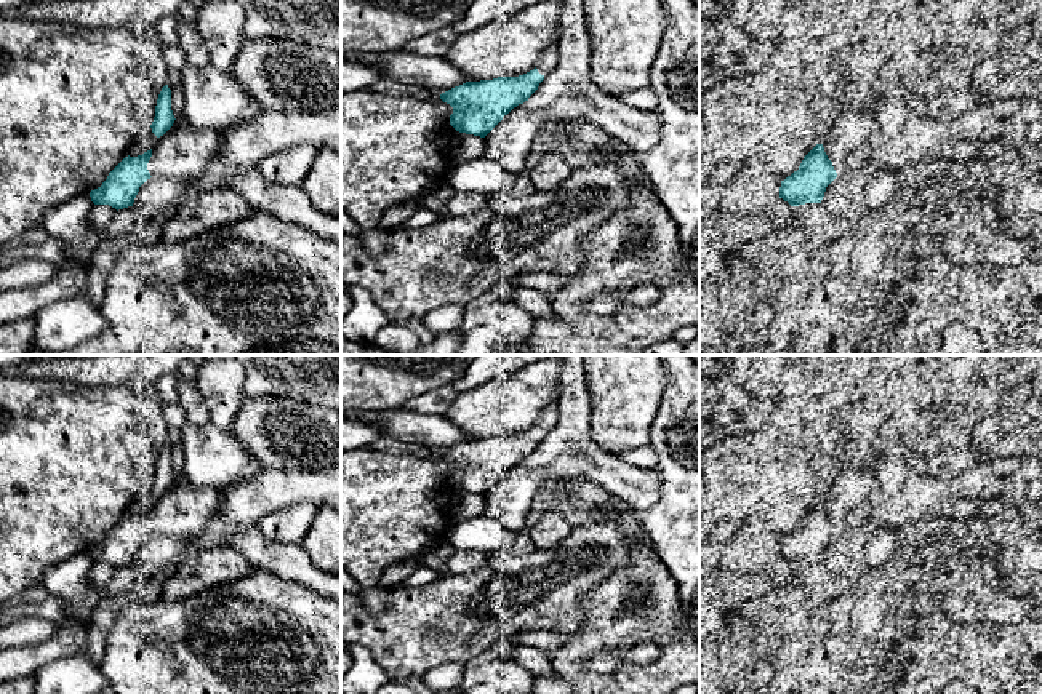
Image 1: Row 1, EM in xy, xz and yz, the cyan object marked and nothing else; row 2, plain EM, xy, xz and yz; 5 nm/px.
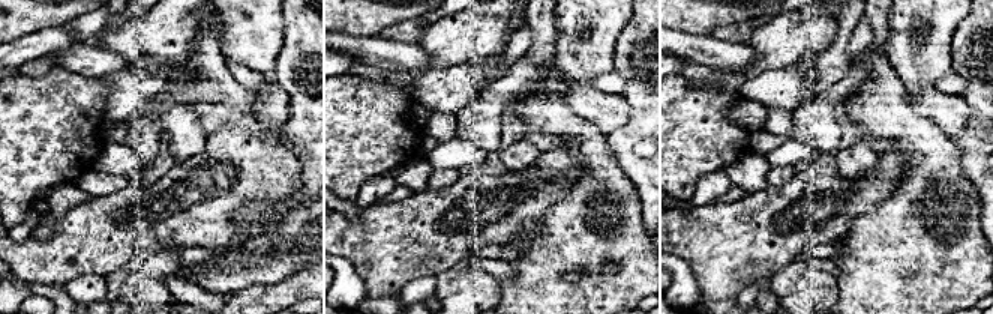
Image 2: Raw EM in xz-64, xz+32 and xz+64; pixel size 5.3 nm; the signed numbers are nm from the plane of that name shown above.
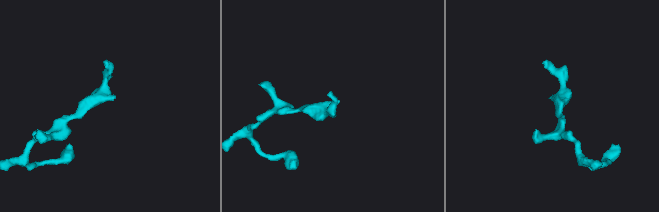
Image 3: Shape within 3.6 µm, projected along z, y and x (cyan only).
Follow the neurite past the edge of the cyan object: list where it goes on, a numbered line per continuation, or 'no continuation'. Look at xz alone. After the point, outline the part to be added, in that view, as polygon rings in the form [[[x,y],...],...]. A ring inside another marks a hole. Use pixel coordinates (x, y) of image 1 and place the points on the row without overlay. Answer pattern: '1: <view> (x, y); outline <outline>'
1: xz (548, 419); outline [[[555,403],[555,405],[549,406],[546,411],[543,411],[543,414],[538,419],[536,427],[541,433],[546,435],[551,429],[554,429],[557,421],[559,421],[559,406]]]

